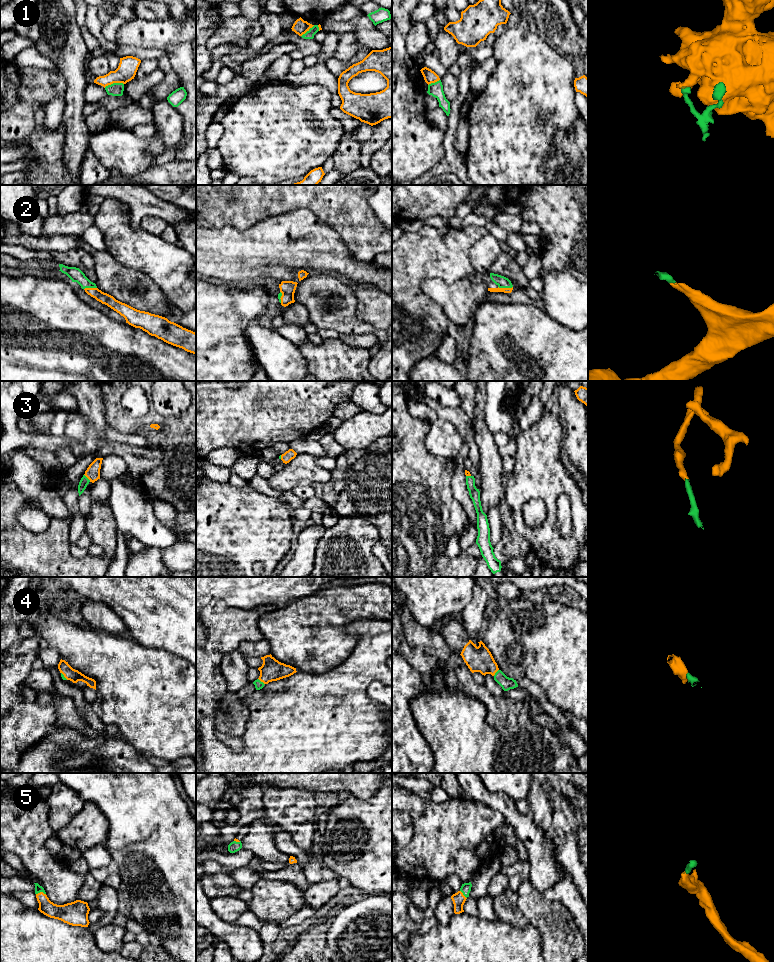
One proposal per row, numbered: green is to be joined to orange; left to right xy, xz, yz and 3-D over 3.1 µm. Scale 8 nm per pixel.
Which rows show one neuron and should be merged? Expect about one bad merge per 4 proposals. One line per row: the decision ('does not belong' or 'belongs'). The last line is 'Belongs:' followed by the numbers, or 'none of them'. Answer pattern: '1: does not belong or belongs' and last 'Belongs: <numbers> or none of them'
1: does not belong
2: belongs
3: belongs
4: belongs
5: belongs
Belongs: 2, 3, 4, 5

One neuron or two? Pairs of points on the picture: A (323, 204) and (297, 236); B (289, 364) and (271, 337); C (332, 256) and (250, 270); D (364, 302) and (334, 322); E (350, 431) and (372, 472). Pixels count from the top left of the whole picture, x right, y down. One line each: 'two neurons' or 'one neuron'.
A: two neurons
B: one neuron
C: one neuron
D: two neurons
E: two neurons

